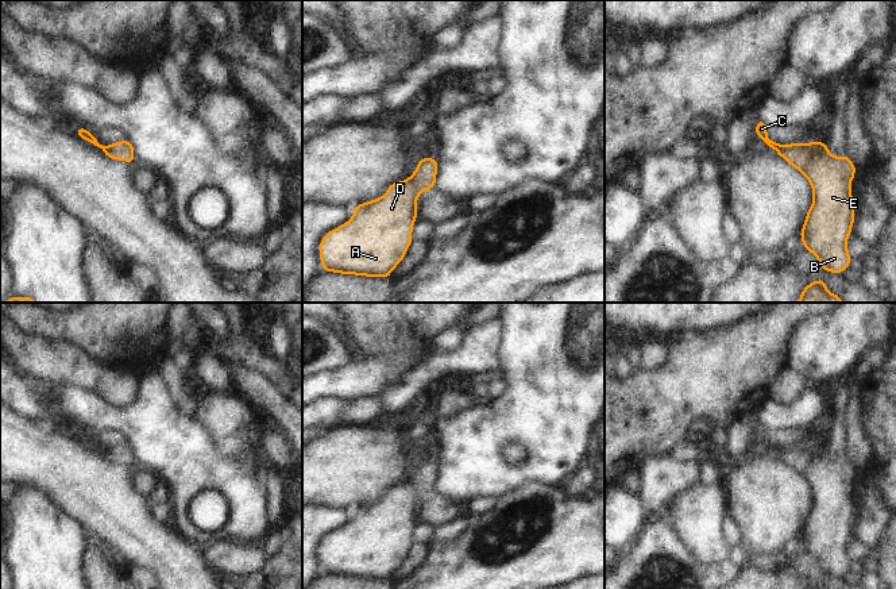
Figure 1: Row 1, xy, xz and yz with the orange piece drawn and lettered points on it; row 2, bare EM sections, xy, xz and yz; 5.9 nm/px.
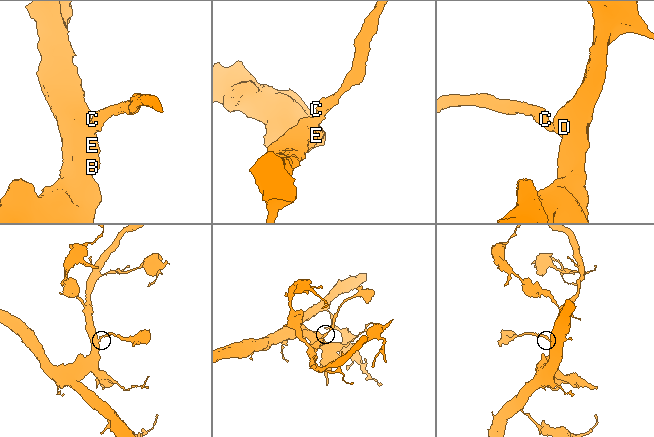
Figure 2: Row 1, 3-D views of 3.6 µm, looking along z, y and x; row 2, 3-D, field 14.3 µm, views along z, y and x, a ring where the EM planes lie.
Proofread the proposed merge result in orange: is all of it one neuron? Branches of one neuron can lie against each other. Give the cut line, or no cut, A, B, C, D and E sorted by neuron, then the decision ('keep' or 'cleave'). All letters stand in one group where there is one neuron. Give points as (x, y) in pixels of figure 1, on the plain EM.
no cut; A B C D E; keep

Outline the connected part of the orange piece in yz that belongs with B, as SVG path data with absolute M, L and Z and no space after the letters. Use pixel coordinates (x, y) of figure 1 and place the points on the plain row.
M762 420L757 424L756 438L811 485L814 505L800 535L803 548L819 561L826 574L843 575L850 566L846 542L851 535L856 511L850 496L856 476L853 465L846 458L833 459L823 444L802 449L796 444L788 449L772 444Z

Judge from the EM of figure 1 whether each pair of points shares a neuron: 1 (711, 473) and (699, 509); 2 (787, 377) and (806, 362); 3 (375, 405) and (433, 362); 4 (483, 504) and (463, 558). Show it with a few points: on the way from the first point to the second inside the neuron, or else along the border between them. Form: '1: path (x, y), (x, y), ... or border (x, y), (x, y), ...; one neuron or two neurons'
1: border (699, 481), (706, 484), (723, 482); two neurons
2: border (788, 365), (804, 381); two neurons
3: border (373, 396), (387, 411); two neurons
4: border (498, 499), (489, 509), (479, 515); two neurons

